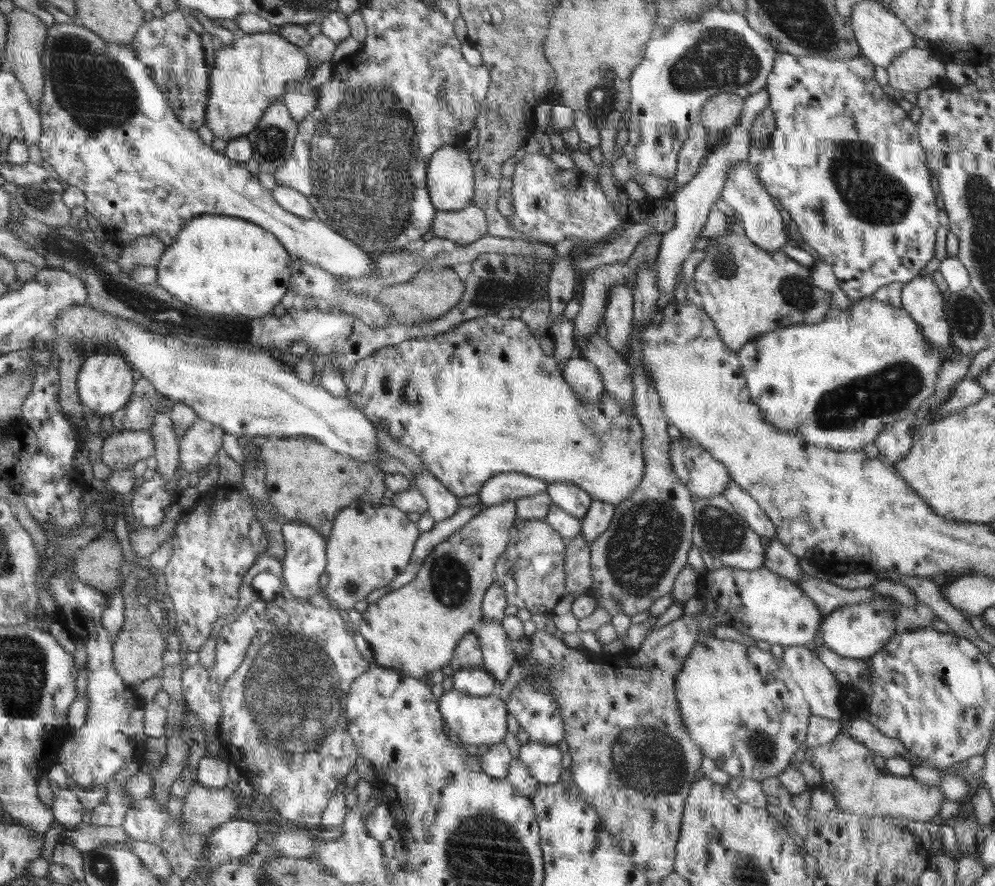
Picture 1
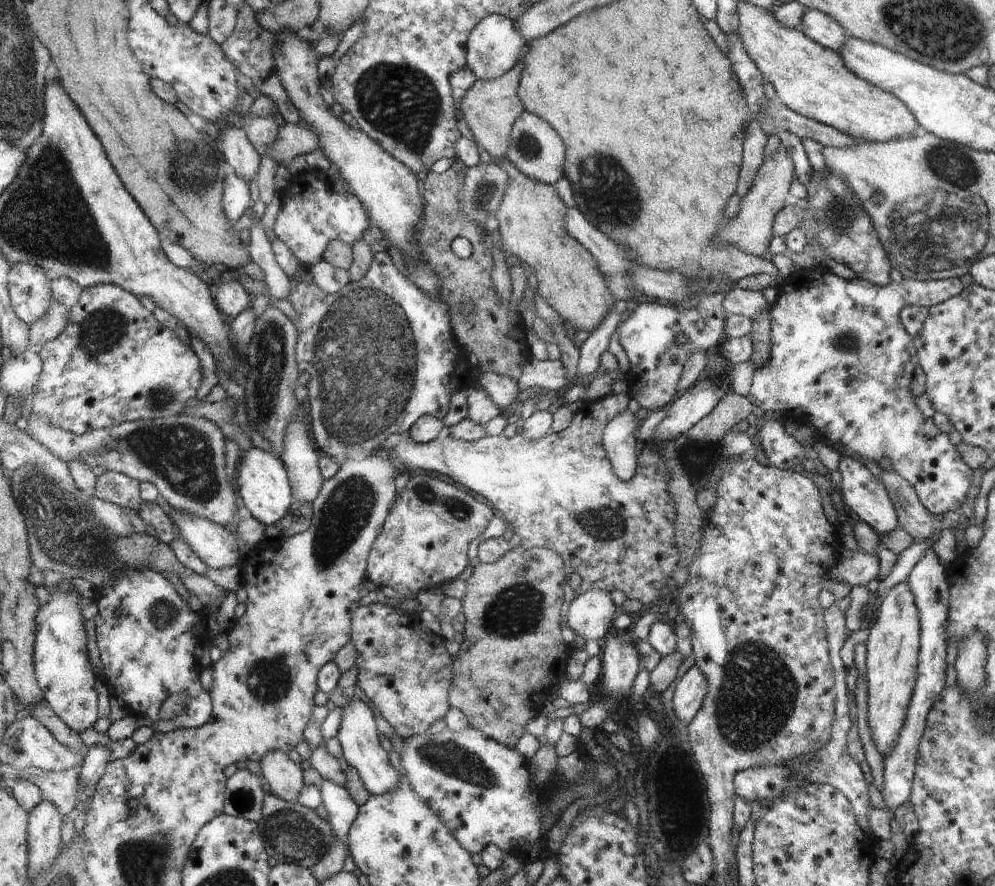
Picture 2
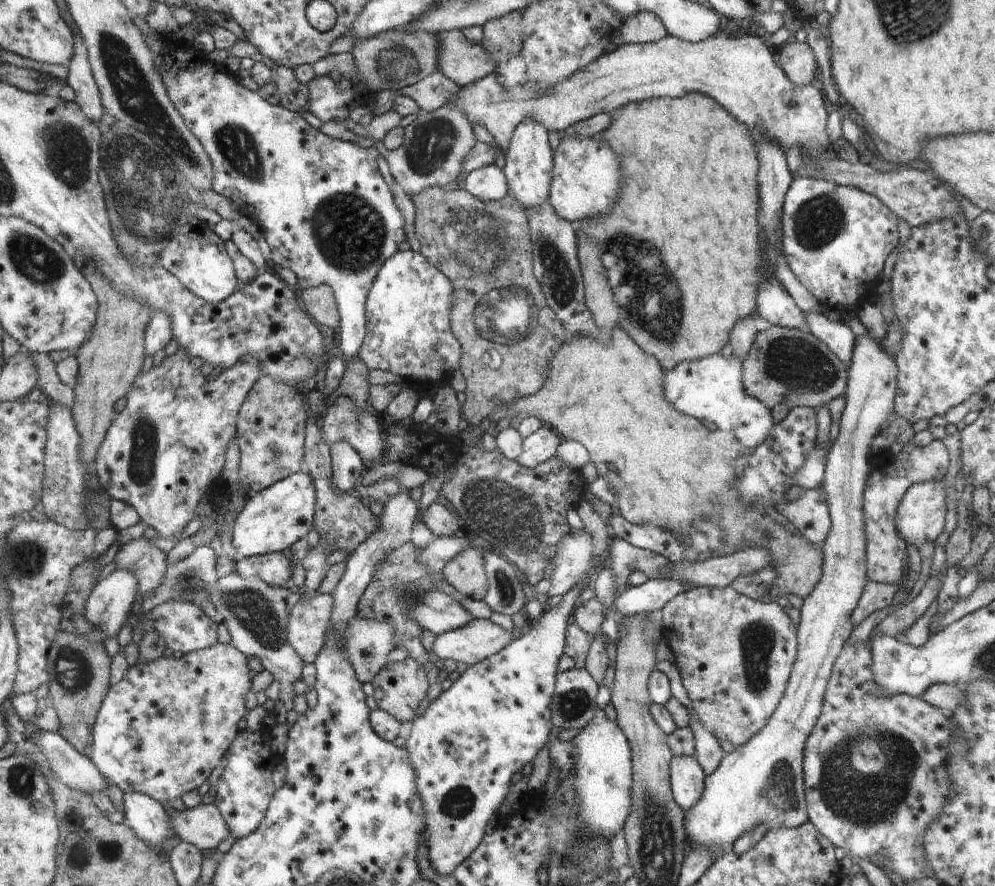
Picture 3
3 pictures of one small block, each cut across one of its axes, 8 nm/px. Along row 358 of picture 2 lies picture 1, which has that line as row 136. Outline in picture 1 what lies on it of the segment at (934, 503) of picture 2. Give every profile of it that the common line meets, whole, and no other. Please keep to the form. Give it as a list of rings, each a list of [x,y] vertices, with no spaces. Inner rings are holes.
[[[779,53],[775,59],[774,70],[767,76],[766,91],[771,94],[768,108],[775,116],[775,129],[769,136],[765,145],[750,148],[747,158],[753,171],[762,186],[771,197],[777,197],[780,204],[788,210],[791,220],[798,225],[802,239],[808,246],[812,246],[833,270],[838,279],[838,286],[853,300],[854,303],[864,298],[871,298],[879,288],[887,287],[894,282],[907,283],[918,276],[918,272],[934,258],[936,248],[936,230],[938,230],[938,208],[934,190],[930,186],[930,172],[926,168],[925,150],[920,148],[916,124],[910,120],[910,116],[894,102],[890,100],[880,84],[874,80],[874,66],[868,57],[863,55],[858,58],[833,58],[818,56],[794,56],[792,53]]]

